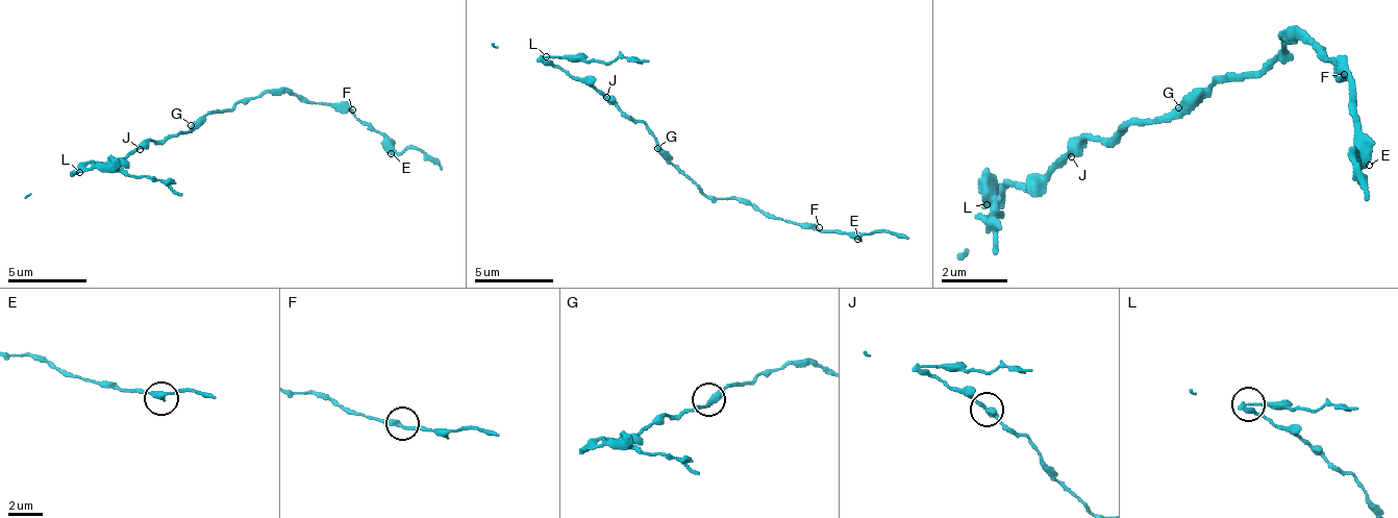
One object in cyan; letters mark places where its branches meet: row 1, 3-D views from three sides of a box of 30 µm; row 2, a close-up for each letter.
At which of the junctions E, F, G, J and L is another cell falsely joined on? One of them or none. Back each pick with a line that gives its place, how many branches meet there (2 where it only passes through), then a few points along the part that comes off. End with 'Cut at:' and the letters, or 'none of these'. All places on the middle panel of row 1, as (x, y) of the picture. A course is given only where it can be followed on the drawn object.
L: at (546, 56); 2 branches meet; foreign part runs (547, 57), (587, 57), (598, 62), (633, 57), (649, 62)
Cut at: L

